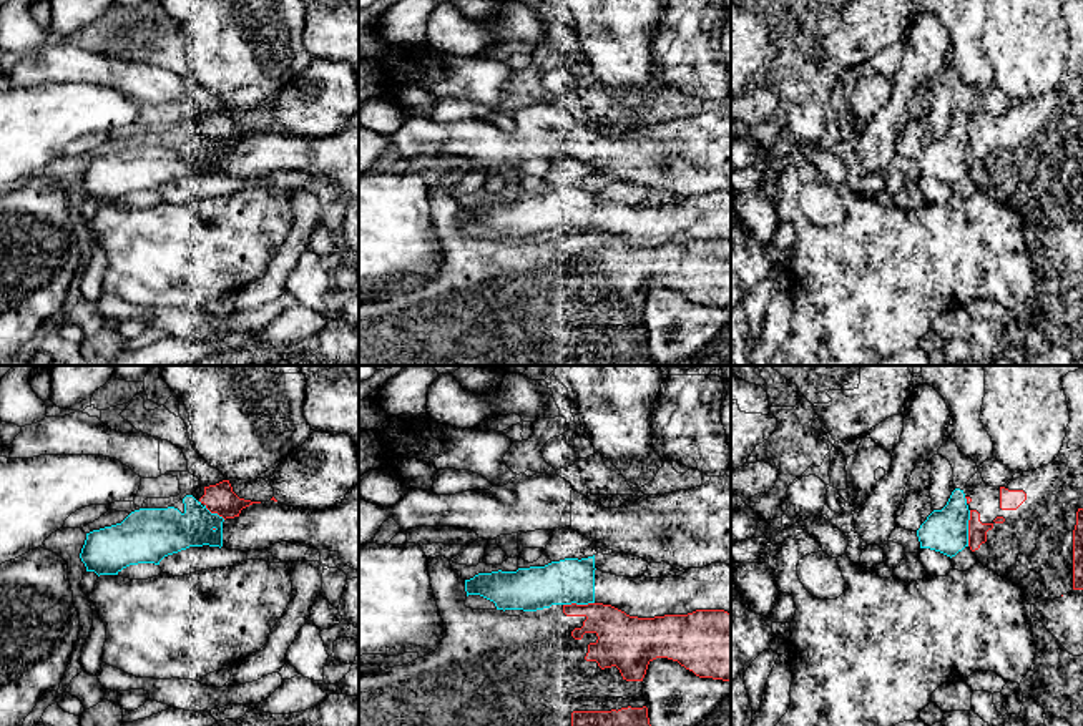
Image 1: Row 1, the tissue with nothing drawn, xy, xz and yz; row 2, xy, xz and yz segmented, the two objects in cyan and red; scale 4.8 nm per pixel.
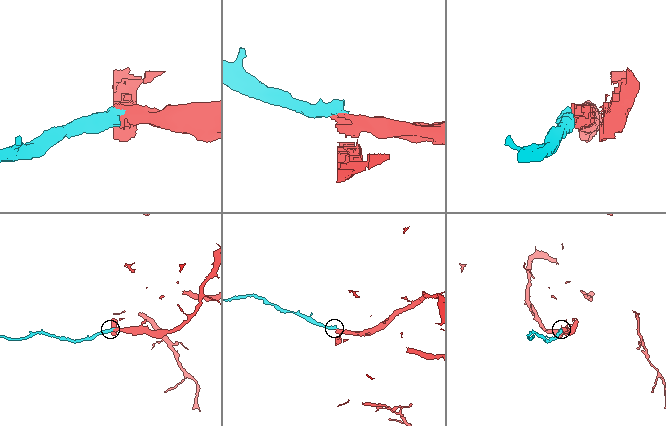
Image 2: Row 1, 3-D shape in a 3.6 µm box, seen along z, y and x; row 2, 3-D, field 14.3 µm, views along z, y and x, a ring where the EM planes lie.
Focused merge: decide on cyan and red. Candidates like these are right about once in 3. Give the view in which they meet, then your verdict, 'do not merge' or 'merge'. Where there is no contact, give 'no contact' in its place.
meets cyan in yz; do not merge

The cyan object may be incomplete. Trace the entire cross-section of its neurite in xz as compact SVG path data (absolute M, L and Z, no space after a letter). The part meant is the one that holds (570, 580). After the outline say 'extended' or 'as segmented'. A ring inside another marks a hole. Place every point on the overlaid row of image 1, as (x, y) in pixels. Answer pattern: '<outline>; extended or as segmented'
M565 558L517 571L478 573L465 580L468 595L480 595L497 610L537 611L551 605L611 605L630 616L688 615L696 610L731 613L731 565L671 570L661 578L603 573L588 558Z; extended

